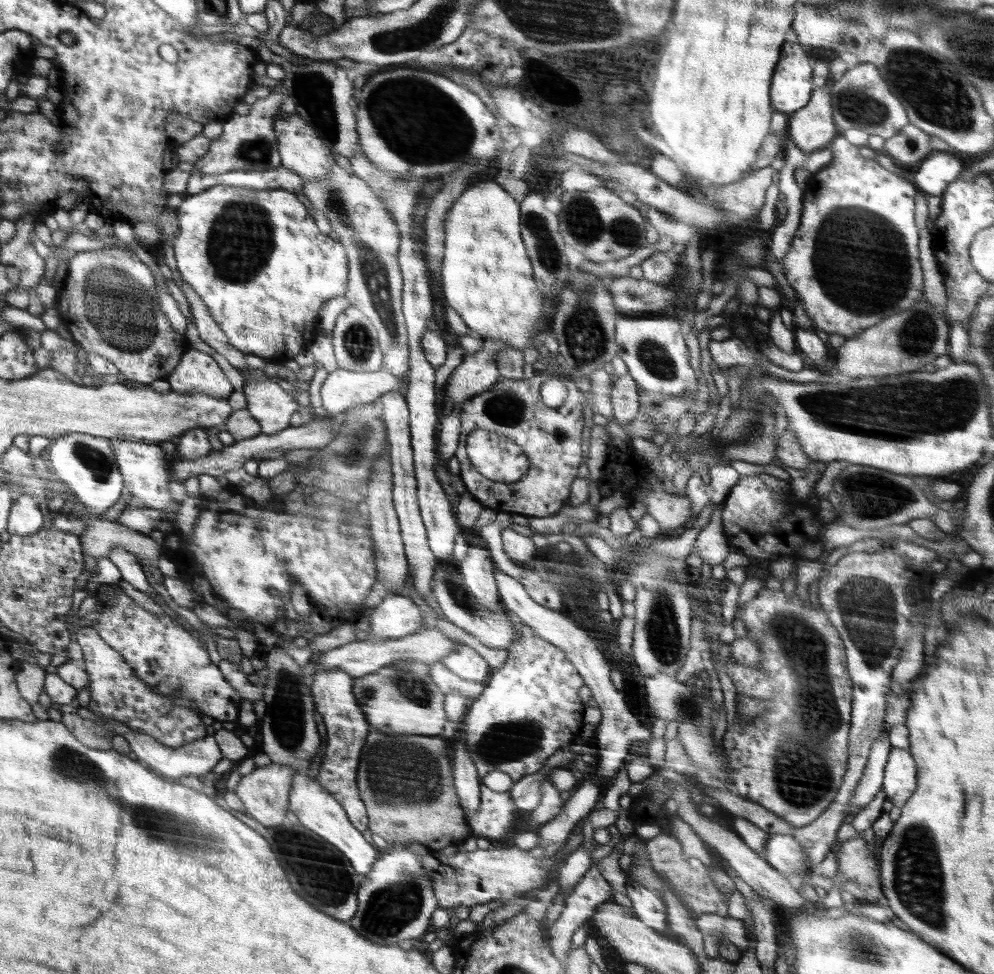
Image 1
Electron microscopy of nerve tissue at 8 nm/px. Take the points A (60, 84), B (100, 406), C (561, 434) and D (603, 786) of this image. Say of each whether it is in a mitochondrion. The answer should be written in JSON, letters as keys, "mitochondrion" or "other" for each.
{"A":"other","B":"other","C":"mitochondrion","D":"other"}

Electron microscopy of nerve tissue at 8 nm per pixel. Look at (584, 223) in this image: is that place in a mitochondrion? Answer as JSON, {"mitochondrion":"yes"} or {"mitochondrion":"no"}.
{"mitochondrion":"yes"}

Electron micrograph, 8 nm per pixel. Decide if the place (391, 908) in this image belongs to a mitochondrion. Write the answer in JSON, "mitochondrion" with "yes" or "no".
{"mitochondrion":"yes"}

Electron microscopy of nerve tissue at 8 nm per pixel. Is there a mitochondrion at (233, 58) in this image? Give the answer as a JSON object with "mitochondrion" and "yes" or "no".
{"mitochondrion":"no"}

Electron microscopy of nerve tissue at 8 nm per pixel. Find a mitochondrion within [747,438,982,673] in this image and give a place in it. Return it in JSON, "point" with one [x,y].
{"point":[867,495]}

